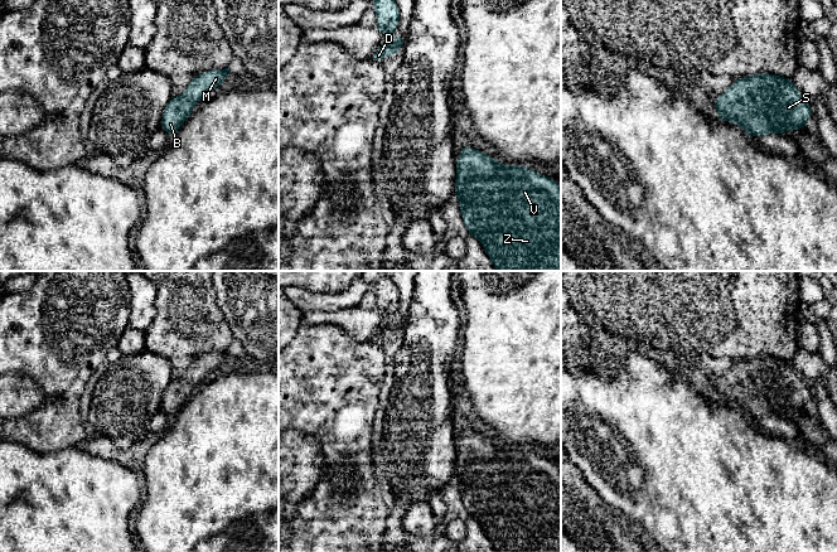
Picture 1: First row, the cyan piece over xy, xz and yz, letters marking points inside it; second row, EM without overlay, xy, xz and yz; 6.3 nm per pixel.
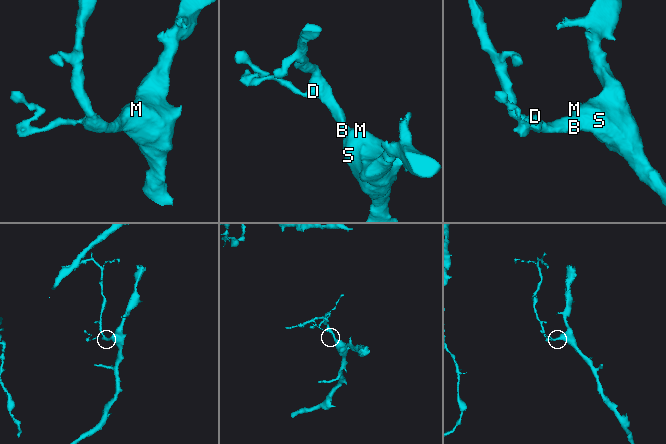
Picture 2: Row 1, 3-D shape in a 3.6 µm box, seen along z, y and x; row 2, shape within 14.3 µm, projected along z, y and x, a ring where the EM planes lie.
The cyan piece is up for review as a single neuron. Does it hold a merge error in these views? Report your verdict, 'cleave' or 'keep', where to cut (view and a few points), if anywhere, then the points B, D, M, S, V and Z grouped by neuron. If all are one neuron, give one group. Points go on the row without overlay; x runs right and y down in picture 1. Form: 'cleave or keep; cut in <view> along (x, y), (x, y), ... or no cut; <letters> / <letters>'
keep; no cut; B D M S V Z

